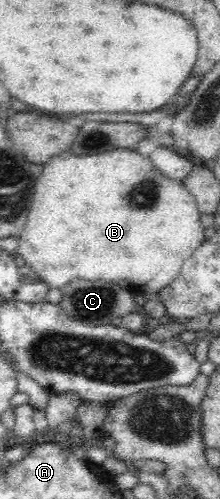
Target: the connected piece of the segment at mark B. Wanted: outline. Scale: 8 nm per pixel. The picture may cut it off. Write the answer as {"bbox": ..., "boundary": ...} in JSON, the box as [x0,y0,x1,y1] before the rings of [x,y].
{"bbox":[16,150,204,296],"boundary":[[[112,150],[106,154],[92,154],[92,156],[56,156],[50,157],[42,166],[42,176],[36,180],[34,202],[29,206],[29,215],[26,226],[19,236],[19,245],[16,251],[25,260],[25,270],[36,272],[40,281],[44,281],[49,288],[63,289],[69,282],[76,279],[85,281],[103,280],[116,284],[131,292],[133,295],[143,294],[149,296],[152,292],[159,292],[169,282],[172,282],[180,272],[184,261],[202,244],[204,227],[200,223],[203,215],[189,190],[183,186],[182,181],[174,181],[160,173],[149,157],[143,157],[132,150]]]}

